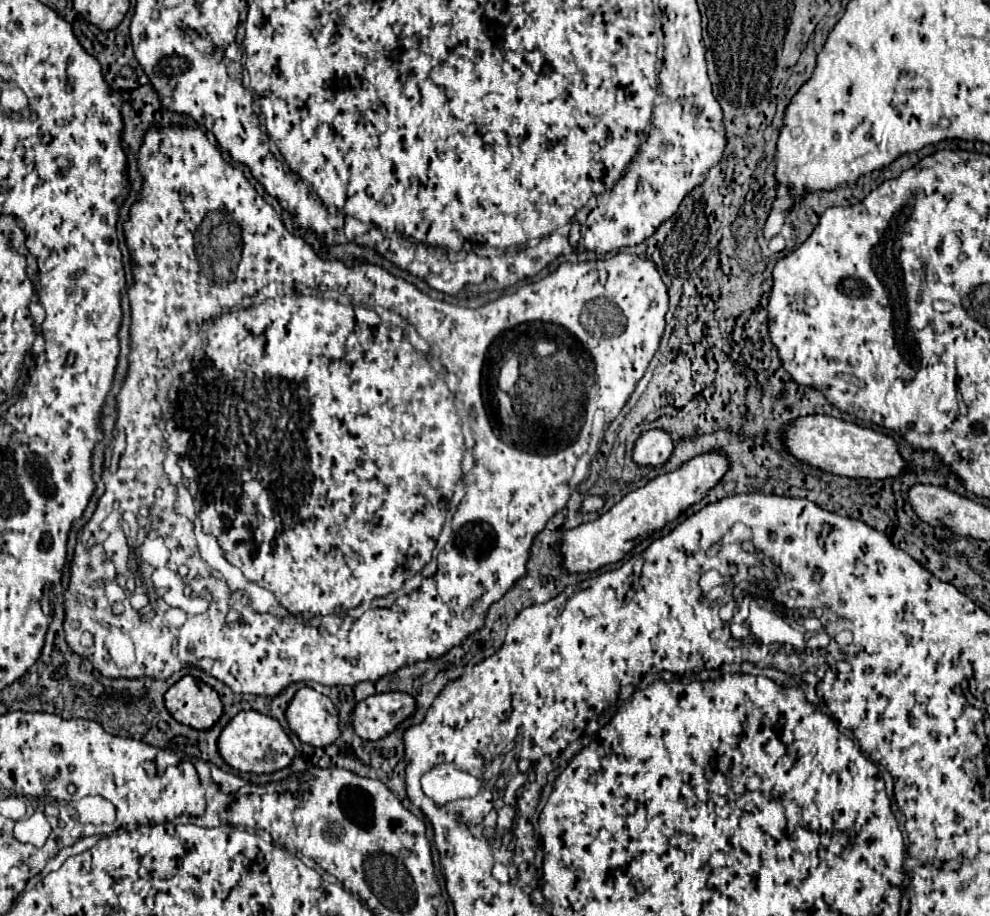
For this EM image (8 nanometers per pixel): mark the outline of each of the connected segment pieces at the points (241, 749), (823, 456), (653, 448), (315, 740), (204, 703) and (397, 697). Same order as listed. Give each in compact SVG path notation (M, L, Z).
M240 711L222 731L218 739L218 751L222 759L244 773L256 773L256 775L268 775L280 769L286 769L292 759L296 757L296 747L282 729L282 725L262 713L256 711Z
M808 415L796 419L784 437L788 451L822 471L844 477L866 477L866 479L886 479L900 477L906 471L906 459L900 455L898 443L880 431L858 427L854 423L830 417L830 415Z
M652 429L640 435L634 445L634 461L638 465L664 465L674 453L672 435L664 429Z
M302 687L294 695L286 709L286 719L300 741L308 745L328 747L340 737L340 719L334 703L312 687Z
M190 675L174 683L166 695L168 713L182 725L198 731L208 731L222 717L224 707L218 693L200 679Z
M380 693L360 701L352 713L354 731L366 739L376 741L390 735L402 721L412 717L416 701L404 693Z

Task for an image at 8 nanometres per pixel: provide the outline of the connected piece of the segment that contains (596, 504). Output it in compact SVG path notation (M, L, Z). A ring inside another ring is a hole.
M588 495L582 503L582 511L590 513L590 511L600 511L604 507L604 497L600 495Z

